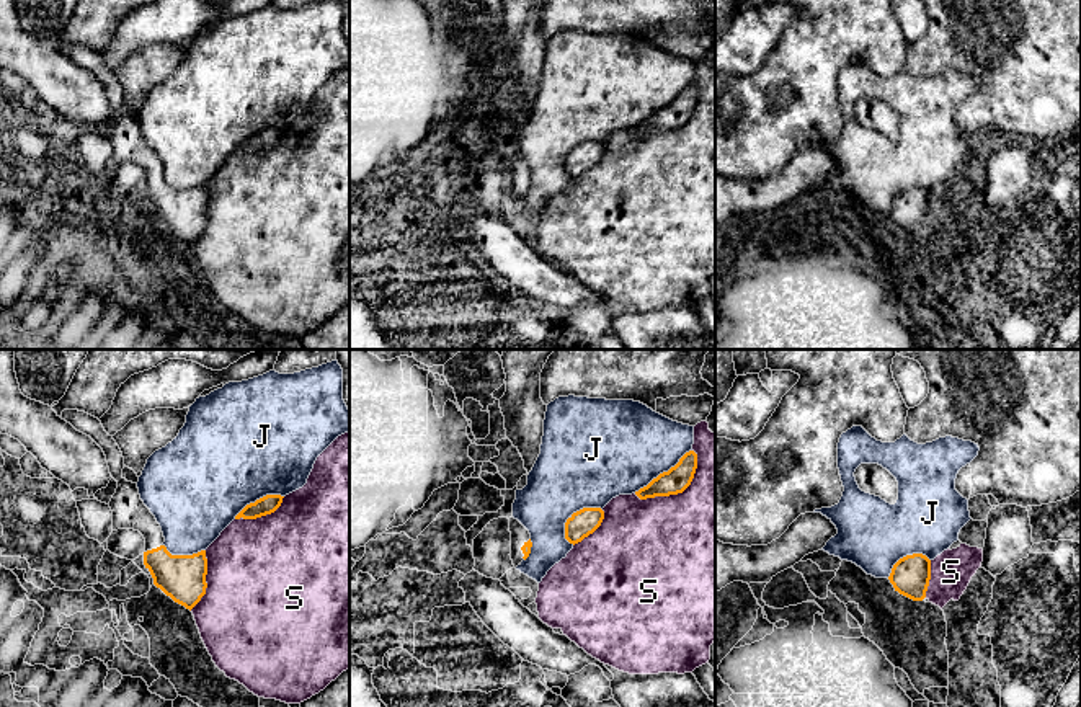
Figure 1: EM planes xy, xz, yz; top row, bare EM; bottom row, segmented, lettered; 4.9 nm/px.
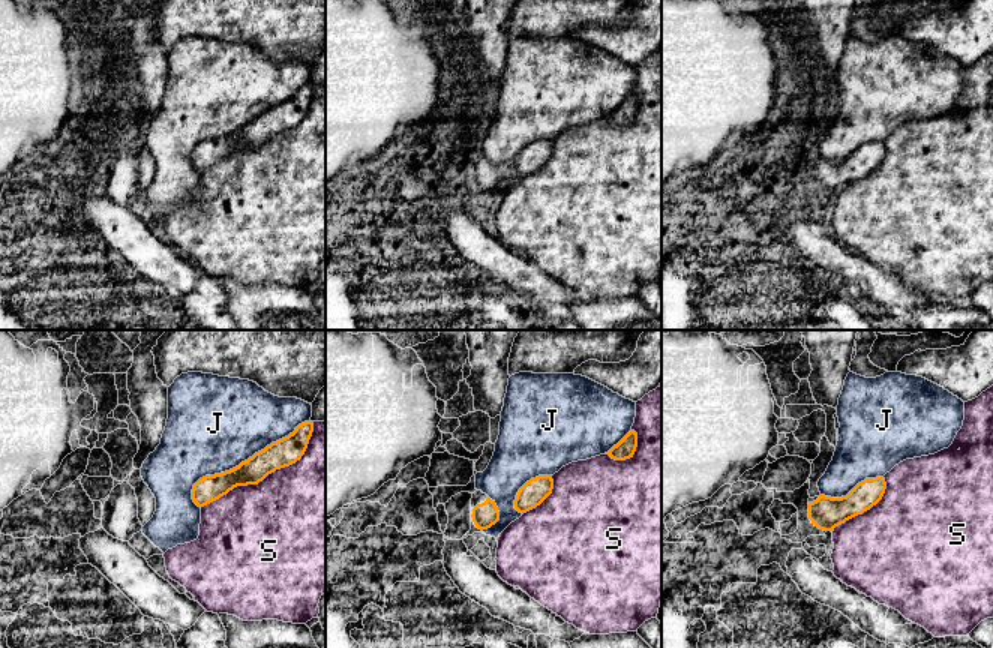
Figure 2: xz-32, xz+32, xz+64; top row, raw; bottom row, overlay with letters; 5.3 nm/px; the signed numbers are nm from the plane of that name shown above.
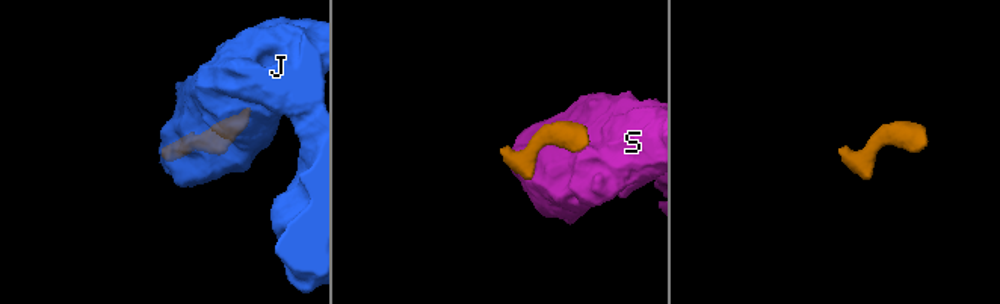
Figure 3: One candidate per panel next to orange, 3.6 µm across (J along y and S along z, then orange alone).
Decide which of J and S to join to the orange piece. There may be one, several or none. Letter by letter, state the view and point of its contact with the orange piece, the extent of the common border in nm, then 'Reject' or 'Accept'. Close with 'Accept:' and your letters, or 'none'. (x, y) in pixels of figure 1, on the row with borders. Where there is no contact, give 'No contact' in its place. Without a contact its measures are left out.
J: Touches orange at xz (577, 511). Shared border 240 nm. Reject
S: Touches orange at xz (676, 493). Shared border 380 nm. Reject
Accept: none

